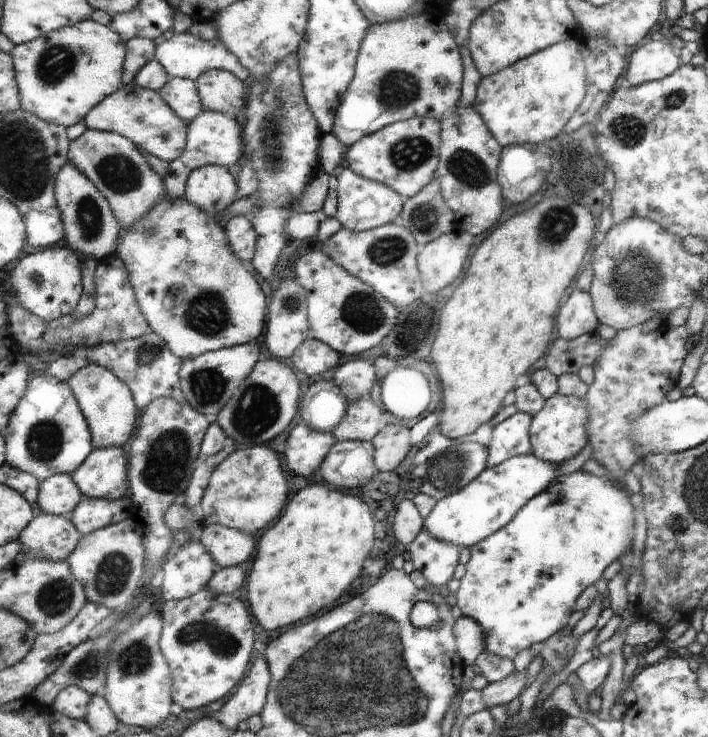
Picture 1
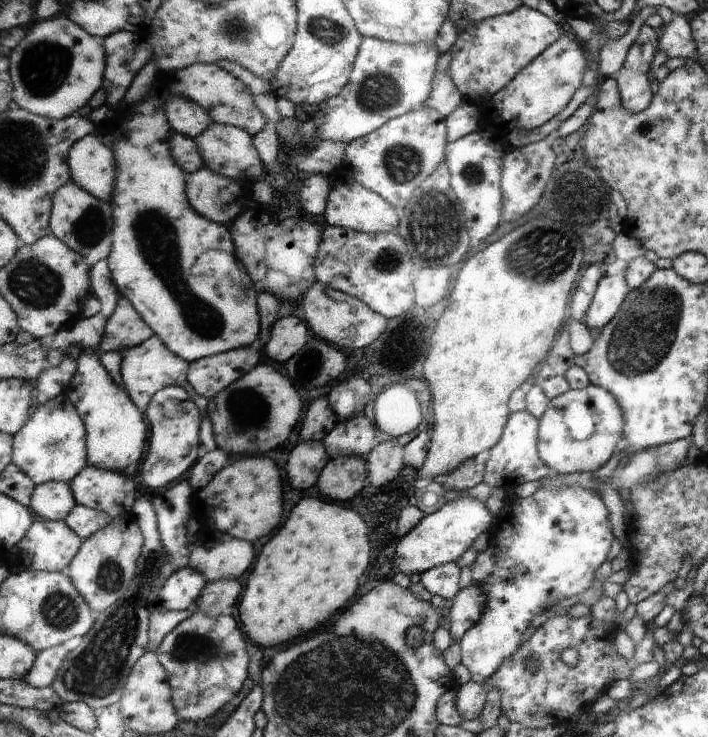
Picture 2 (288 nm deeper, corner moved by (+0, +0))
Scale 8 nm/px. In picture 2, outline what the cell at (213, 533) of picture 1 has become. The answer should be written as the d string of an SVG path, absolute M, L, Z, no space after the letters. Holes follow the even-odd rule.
M223 534L223 538L215 542L209 550L207 544L193 546L193 542L189 544L189 550L189 568L201 572L207 578L207 582L237 580L239 576L247 576L247 570L255 560L253 544L237 540L229 534Z

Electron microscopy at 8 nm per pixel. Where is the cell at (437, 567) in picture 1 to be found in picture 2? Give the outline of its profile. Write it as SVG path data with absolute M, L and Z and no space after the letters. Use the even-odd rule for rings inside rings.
M455 562L443 564L443 566L437 566L437 568L431 568L431 572L425 572L421 576L421 584L433 596L439 596L443 600L447 600L447 598L455 600L461 592L461 588L459 588L461 572L463 570Z

